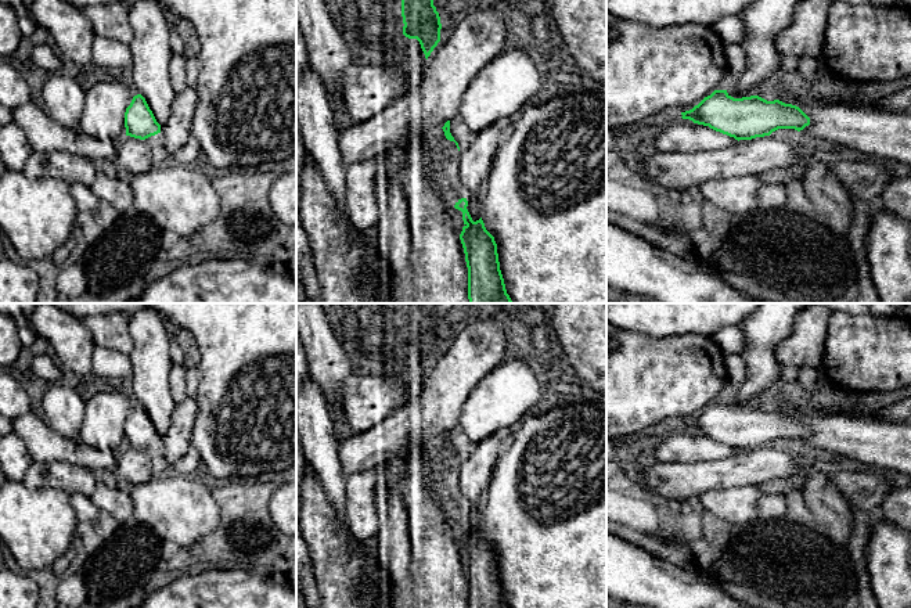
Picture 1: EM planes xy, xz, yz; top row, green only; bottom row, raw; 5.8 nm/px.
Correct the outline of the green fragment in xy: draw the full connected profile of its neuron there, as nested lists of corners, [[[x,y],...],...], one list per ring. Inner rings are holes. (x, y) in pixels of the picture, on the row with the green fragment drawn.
[[[141,94],[133,97],[125,112],[126,136],[145,140],[161,133],[161,125],[156,122],[145,98]]]

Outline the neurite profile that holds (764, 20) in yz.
[[[755,0],[742,12],[748,65],[741,75],[725,83],[728,96],[746,97],[763,82],[779,72],[782,54],[777,48],[778,35],[786,29],[800,0]]]

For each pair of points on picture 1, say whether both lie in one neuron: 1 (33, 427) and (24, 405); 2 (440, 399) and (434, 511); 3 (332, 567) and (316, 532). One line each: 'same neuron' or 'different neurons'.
1: different neurons
2: different neurons
3: same neuron

